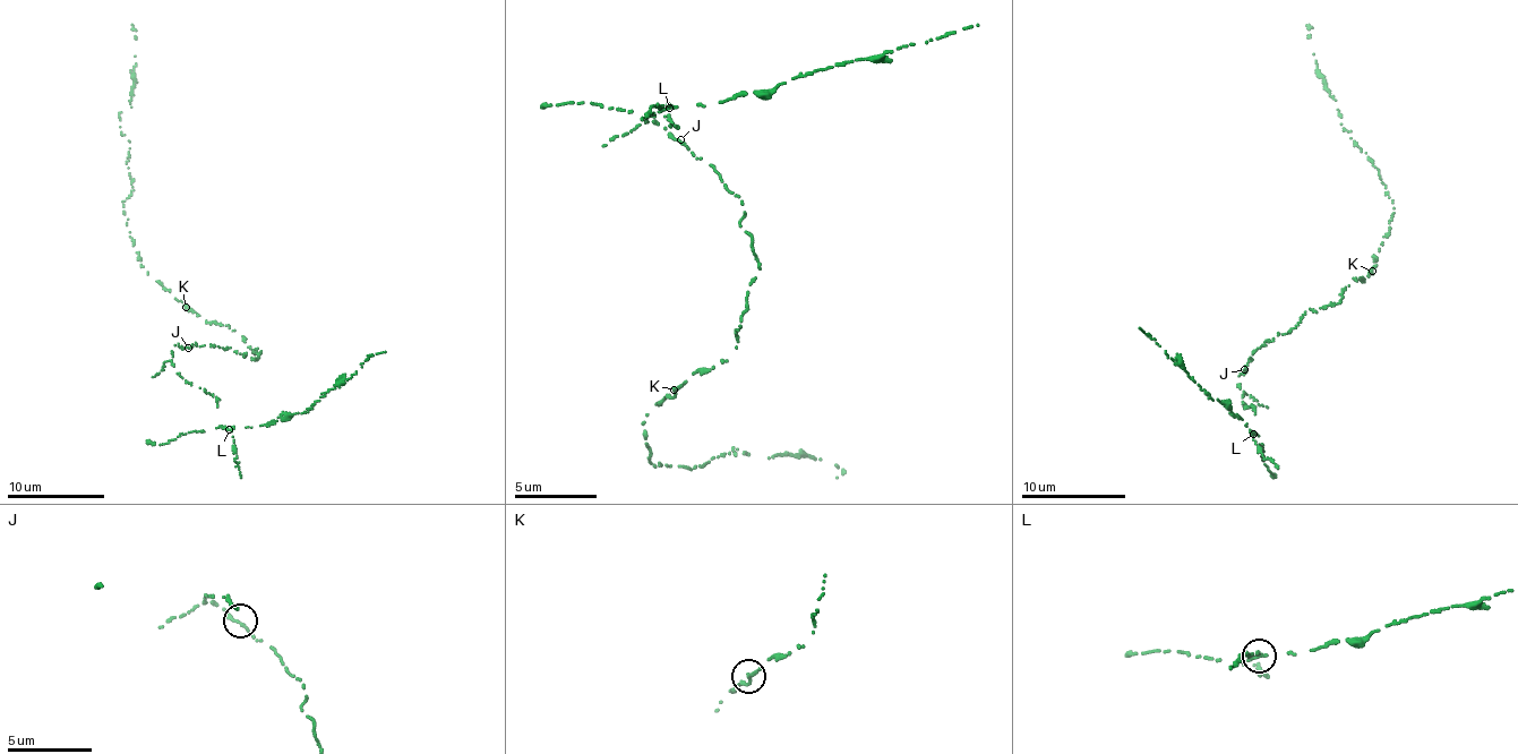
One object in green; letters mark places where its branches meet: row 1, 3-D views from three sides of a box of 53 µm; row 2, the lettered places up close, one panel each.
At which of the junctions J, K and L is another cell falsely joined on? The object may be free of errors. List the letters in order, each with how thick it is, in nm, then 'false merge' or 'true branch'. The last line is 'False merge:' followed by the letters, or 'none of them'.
J: 280 nm thick; true branch
K: 280 nm thick; true branch
L: 280 nm thick; false merge
False merge: L

